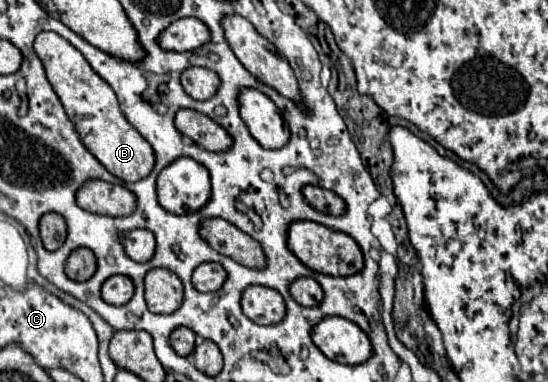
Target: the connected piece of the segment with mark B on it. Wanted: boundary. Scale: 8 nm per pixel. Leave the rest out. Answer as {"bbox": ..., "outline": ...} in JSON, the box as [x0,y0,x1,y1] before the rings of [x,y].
{"bbox":[35,31,155,183],"outline":[[[43,31],[35,37],[35,53],[43,61],[47,71],[47,79],[59,95],[69,119],[73,121],[77,133],[85,147],[105,165],[109,173],[125,183],[139,181],[153,171],[155,151],[153,147],[139,135],[139,131],[125,119],[119,109],[117,95],[85,61],[79,49],[75,49],[69,41],[53,31]]]}

